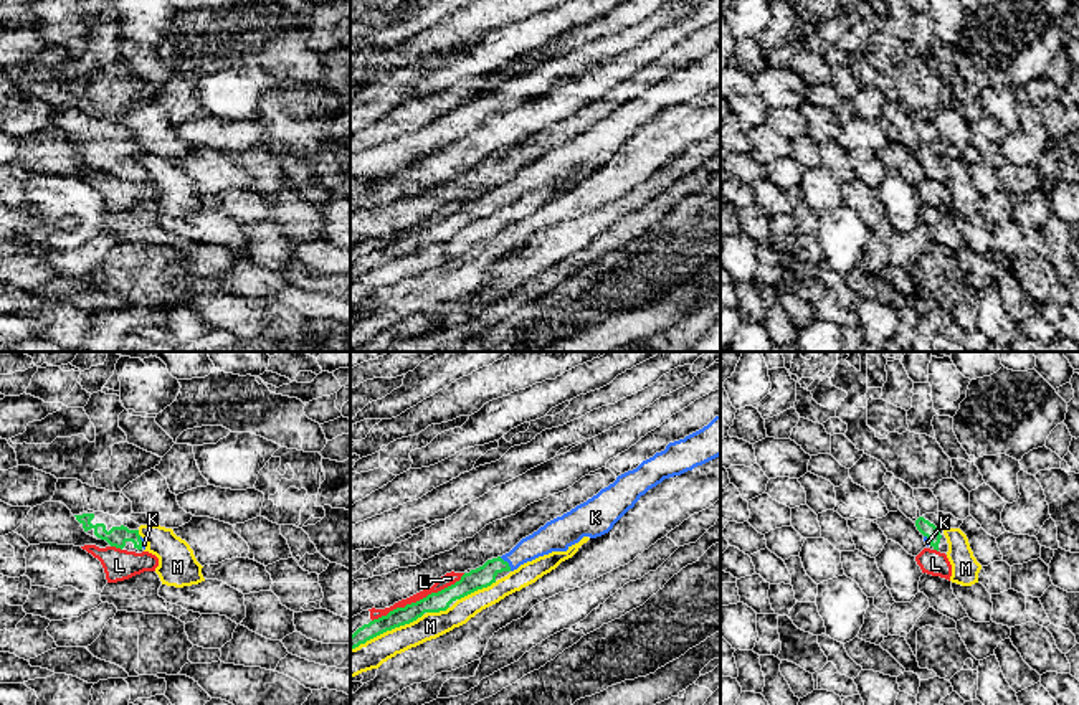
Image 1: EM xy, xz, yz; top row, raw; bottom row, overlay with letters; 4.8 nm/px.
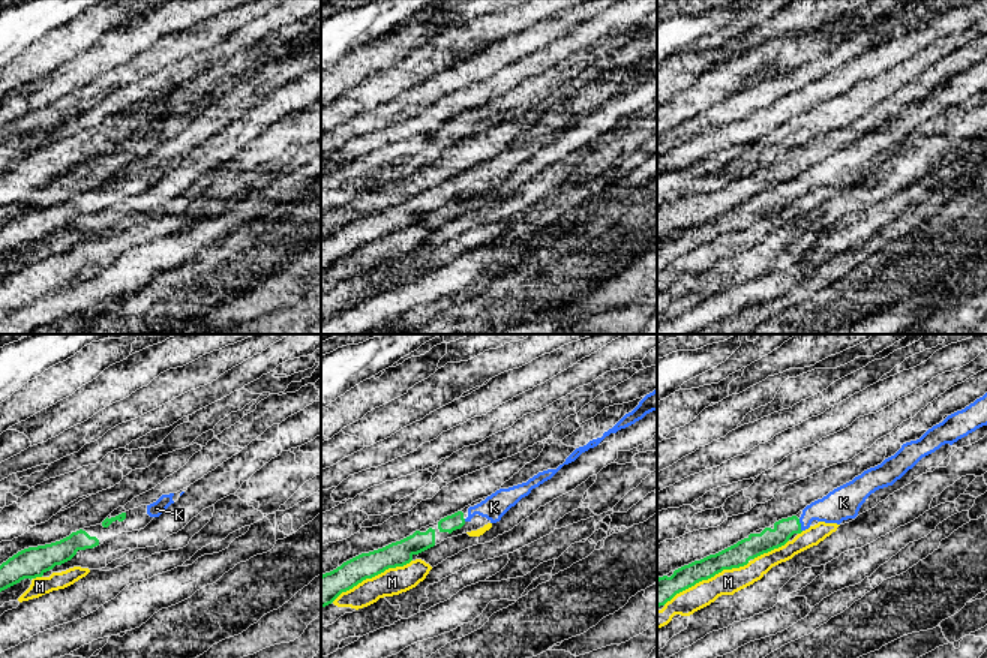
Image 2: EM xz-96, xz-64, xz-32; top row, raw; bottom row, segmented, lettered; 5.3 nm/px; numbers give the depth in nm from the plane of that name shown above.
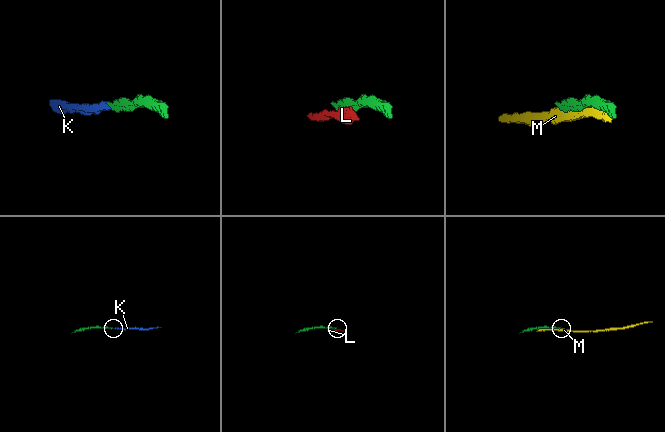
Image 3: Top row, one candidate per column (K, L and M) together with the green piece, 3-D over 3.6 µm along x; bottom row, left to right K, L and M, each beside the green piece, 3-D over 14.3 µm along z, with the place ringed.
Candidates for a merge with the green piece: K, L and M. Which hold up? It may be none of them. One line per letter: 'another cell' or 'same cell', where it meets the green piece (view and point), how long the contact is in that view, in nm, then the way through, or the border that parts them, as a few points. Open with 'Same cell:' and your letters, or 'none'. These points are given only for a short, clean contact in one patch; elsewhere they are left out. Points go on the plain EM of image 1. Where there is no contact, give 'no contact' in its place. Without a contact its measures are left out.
Same cell: K
K: same cell | xz (508, 193) | 90 nm | across xz (483, 207), (493, 197), (508, 193), (551, 167)
L: another cell | xz (420, 230) | 500 nm
M: another cell | xz (387, 260) | 400 nm

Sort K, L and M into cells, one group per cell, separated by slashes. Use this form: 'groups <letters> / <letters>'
groups K / L / M

